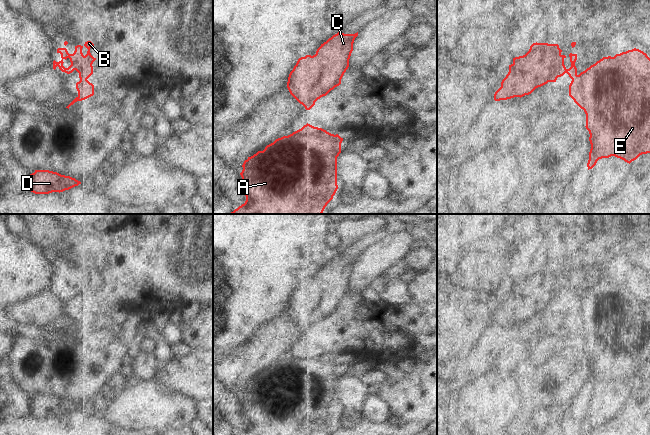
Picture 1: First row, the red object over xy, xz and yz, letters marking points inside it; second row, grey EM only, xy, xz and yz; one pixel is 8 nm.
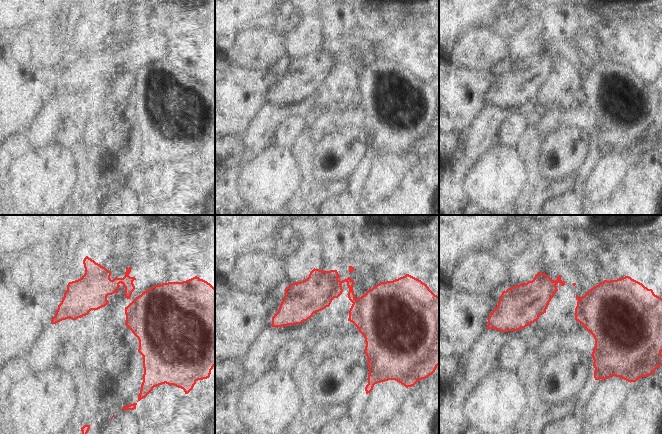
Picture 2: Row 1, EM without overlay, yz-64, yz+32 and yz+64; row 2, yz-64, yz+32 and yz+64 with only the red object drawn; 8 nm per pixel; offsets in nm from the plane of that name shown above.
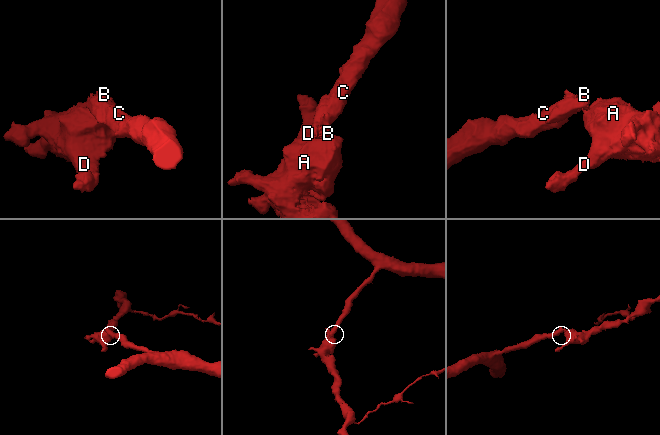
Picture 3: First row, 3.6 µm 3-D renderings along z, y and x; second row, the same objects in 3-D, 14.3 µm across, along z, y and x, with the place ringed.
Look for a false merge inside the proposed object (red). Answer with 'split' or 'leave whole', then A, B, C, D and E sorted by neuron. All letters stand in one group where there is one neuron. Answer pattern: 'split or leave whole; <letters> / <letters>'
split; A D E / B C

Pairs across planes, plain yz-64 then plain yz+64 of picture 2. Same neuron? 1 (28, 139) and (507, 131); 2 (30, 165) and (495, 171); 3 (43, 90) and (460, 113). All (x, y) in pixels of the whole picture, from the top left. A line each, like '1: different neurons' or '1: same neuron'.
1: different neurons
2: same neuron
3: same neuron

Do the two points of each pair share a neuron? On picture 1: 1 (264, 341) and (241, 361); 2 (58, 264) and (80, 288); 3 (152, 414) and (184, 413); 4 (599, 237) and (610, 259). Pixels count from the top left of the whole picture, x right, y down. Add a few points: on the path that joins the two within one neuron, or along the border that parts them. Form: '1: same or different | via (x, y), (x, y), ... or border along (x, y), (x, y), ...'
1: same | via (258, 347), (247, 358)
2: same | via (64, 270), (74, 282)
3: same | via (160, 413), (176, 413)
4: different | border along (593, 243), (616, 247)

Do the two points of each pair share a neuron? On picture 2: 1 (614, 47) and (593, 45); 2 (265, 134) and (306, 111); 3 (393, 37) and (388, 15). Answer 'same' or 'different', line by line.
1: same
2: same
3: different

